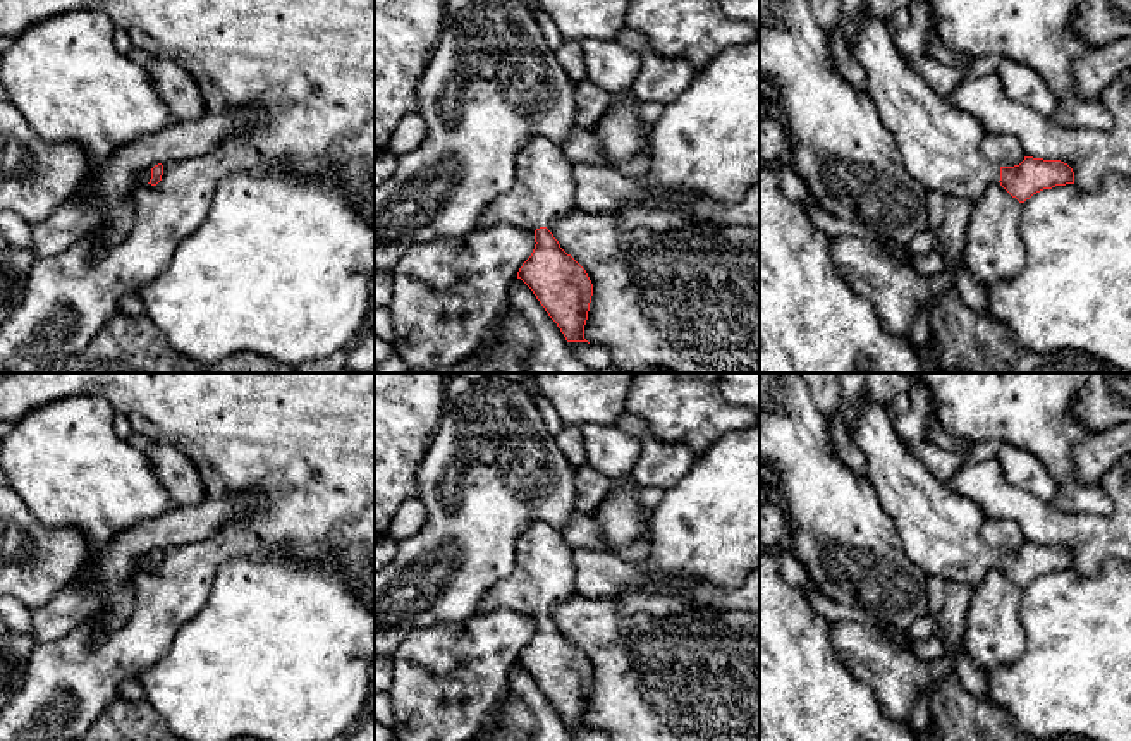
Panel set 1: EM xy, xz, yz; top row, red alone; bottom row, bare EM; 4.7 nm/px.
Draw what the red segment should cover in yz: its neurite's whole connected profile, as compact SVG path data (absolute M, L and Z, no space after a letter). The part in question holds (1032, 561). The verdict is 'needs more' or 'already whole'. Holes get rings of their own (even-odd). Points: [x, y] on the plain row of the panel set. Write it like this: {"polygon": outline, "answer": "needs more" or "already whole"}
{"polygon": "M870 392L858 406L853 437L868 461L868 481L883 512L894 521L908 557L928 576L940 576L975 588L993 567L999 567L1012 583L1024 588L1043 574L1074 569L1073 554L1061 545L1024 542L1014 552L990 547L981 536L985 514L980 505L949 490L930 473L896 432L887 407L878 404Z", "answer": "needs more"}

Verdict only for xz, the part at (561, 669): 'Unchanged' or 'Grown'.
Grown

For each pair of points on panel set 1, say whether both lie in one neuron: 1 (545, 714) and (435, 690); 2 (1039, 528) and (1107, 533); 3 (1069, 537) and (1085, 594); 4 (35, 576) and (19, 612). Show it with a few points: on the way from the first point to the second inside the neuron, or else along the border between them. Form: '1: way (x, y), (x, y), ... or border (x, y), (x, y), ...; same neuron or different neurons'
1: border (513, 667), (506, 690), (483, 722); different neurons
2: way (1056, 528), (1090, 533); same neuron
3: border (1112, 559), (1095, 575), (1083, 575), (1075, 569); different neurons
4: border (18, 600), (30, 611); different neurons

